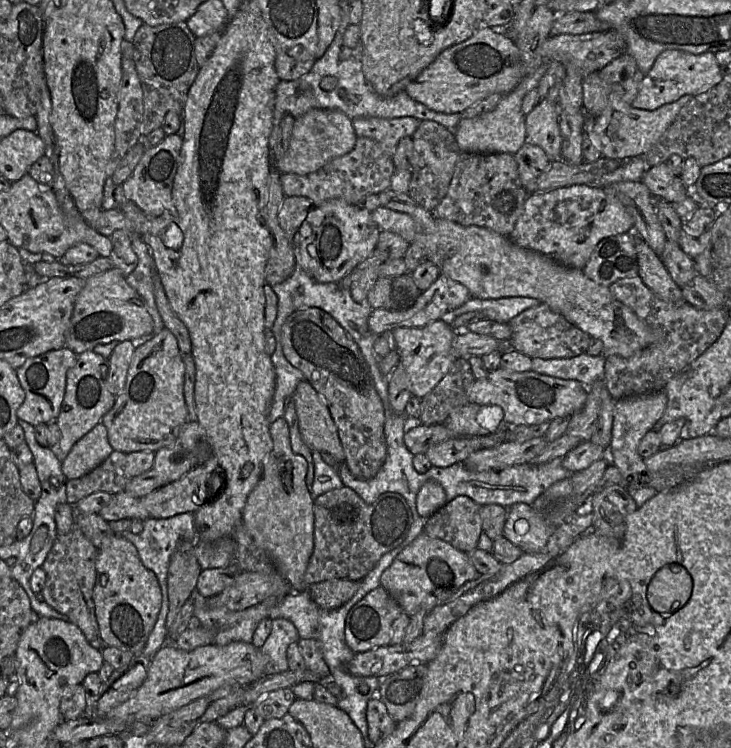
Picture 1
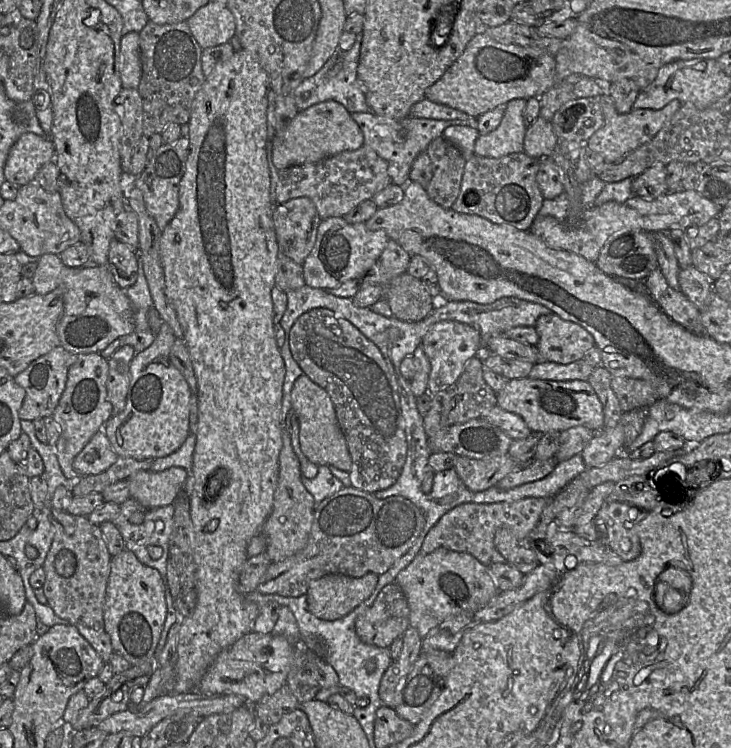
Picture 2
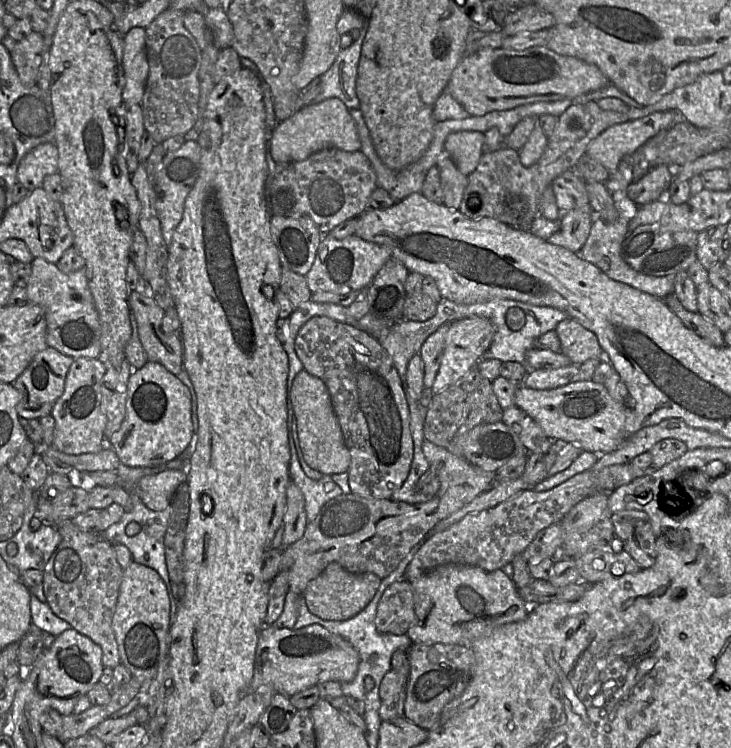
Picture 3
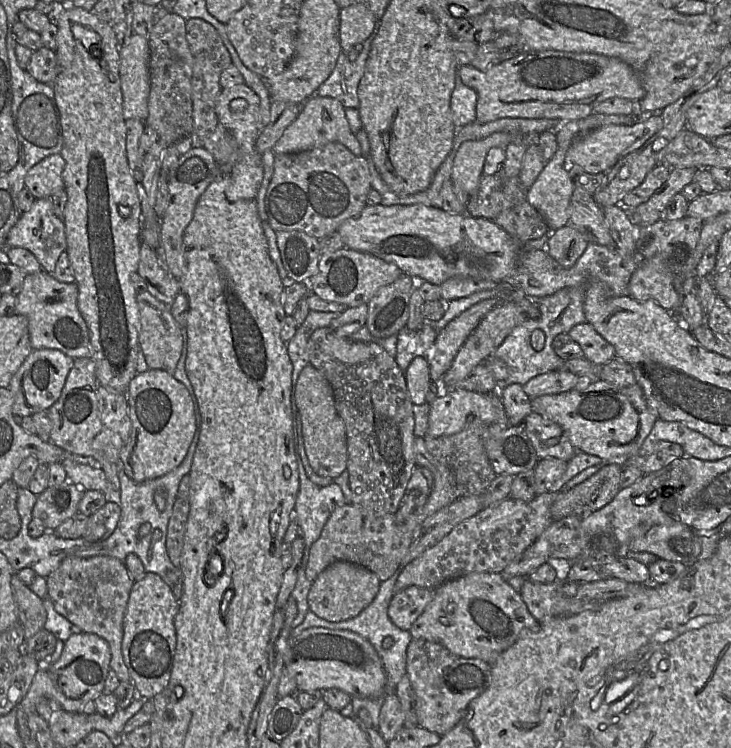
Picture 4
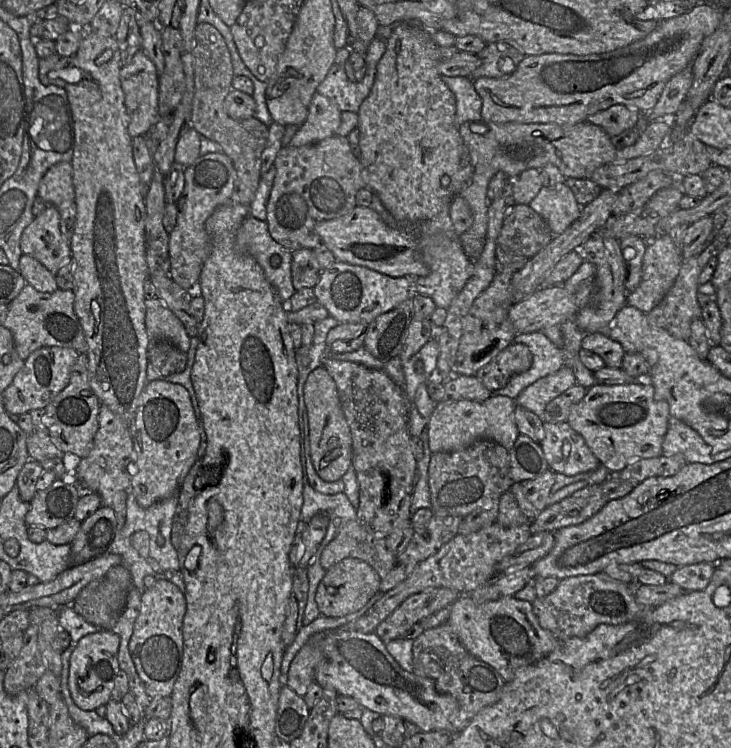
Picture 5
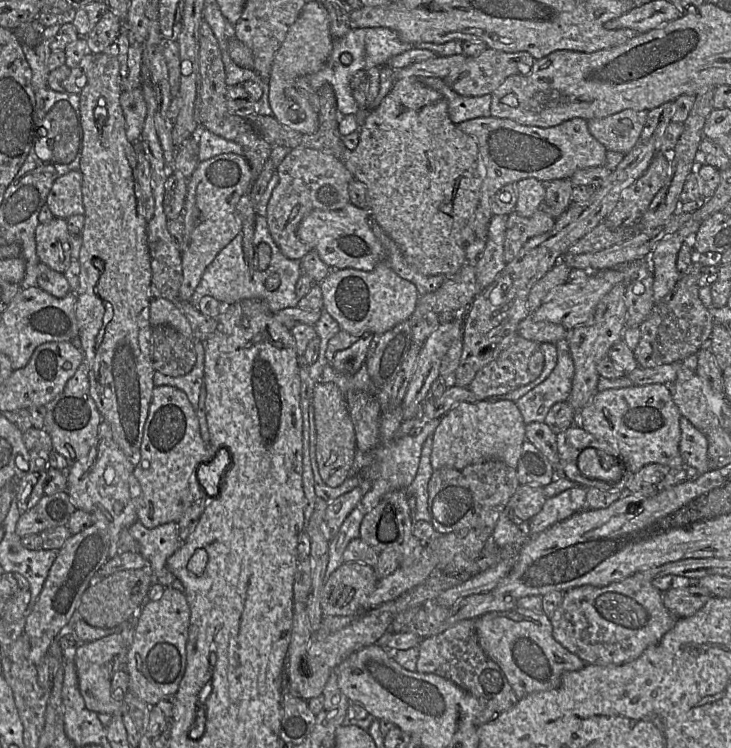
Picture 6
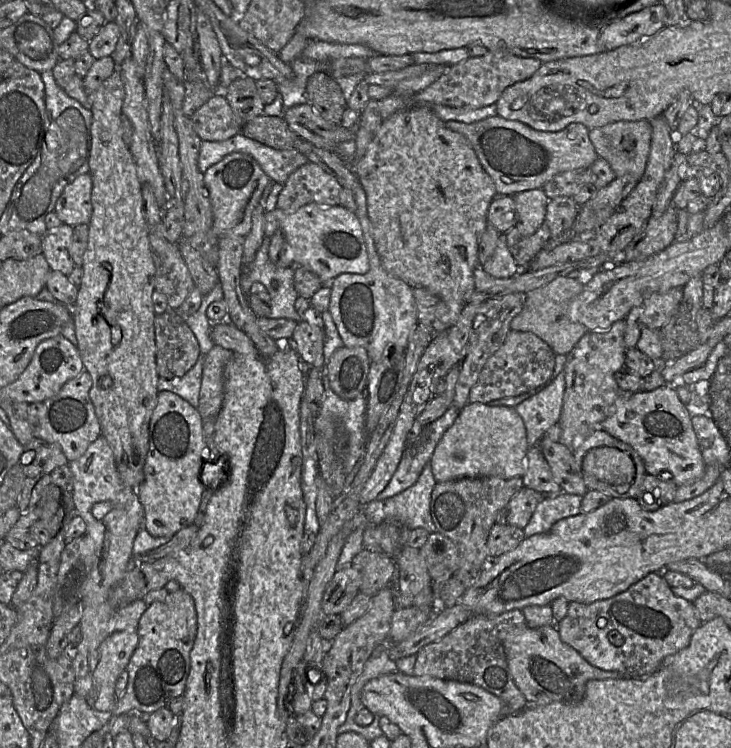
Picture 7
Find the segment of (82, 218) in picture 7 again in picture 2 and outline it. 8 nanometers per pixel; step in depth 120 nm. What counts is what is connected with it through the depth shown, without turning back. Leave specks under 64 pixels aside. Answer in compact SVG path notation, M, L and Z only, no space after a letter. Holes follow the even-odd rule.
M24 133L8 153L4 166L5 179L16 186L26 185L34 180L45 163L55 161L55 155L55 146L49 137Z

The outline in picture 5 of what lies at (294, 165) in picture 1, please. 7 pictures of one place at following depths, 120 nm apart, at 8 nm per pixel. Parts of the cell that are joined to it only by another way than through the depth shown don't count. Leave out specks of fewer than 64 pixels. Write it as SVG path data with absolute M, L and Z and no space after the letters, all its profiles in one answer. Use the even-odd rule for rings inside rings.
M318 92L315 93L305 122L299 126L288 146L305 146L337 134L341 113L333 101Z

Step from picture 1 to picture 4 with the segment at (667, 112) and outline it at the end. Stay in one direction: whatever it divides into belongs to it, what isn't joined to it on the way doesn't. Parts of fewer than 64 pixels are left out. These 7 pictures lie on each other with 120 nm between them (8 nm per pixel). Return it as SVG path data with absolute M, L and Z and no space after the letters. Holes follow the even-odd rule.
M662 114L652 115L634 125L615 125L608 124L598 127L588 133L576 138L569 146L566 152L568 163L574 163L581 166L587 173L598 174L606 173L623 156L641 148L651 137L653 137L663 126Z

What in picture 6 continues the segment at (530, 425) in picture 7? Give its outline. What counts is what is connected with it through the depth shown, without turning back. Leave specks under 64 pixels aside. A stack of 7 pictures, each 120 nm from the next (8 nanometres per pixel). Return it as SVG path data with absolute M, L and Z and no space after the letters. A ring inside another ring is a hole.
M567 339L558 341L555 347L558 361L552 373L515 402L525 424L544 422L550 408L567 401L571 393L574 363Z

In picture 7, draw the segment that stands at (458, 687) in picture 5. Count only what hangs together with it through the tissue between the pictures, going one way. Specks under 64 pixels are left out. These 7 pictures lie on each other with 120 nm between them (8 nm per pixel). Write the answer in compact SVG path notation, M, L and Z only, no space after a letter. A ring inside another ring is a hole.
M513 609L501 614L472 615L439 640L416 653L413 676L429 676L478 686L500 698L507 715L516 714L527 707L527 702L516 686L508 667L500 631L504 627L525 623L521 610Z

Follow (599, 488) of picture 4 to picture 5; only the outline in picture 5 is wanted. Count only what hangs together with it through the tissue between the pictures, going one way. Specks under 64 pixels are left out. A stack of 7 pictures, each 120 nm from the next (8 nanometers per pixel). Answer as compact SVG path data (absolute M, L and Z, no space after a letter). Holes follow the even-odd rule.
M589 484L571 496L546 506L530 524L532 535L539 532L554 532L560 528L581 524L608 503L601 484Z

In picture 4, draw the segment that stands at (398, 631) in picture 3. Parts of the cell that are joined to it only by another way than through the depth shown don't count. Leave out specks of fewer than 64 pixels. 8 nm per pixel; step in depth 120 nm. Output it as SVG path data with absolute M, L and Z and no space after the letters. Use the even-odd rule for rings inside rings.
M409 586L393 594L388 606L388 617L399 629L409 631L433 598L433 590Z

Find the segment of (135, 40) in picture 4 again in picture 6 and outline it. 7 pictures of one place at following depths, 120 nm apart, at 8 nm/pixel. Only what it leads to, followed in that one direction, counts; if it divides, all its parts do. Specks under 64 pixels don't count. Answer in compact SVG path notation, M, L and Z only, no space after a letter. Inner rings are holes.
M142 88L122 91L120 104L125 118L126 138L129 142L137 142L141 136L147 113Z

